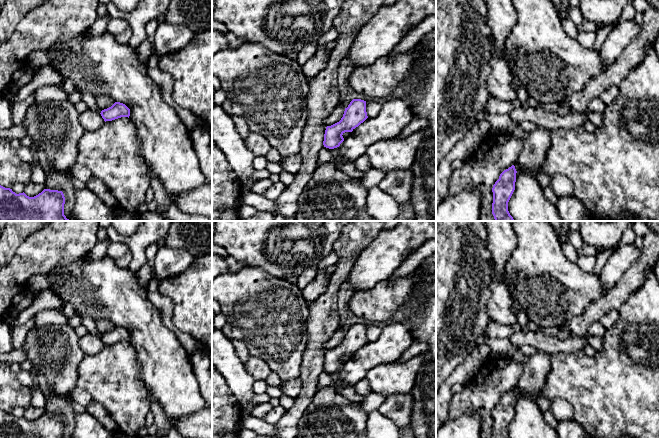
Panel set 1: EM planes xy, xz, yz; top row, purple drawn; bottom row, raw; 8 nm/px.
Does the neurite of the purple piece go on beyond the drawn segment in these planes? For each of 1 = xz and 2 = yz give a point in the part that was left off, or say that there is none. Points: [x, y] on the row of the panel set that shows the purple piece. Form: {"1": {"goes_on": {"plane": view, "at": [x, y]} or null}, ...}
{"1": {"goes_on": null}, "2": {"goes_on": null}}

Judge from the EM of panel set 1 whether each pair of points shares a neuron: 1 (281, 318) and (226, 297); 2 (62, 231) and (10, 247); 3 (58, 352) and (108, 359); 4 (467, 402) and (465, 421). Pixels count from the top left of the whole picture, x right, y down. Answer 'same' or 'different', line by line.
1: same
2: different
3: different
4: different

